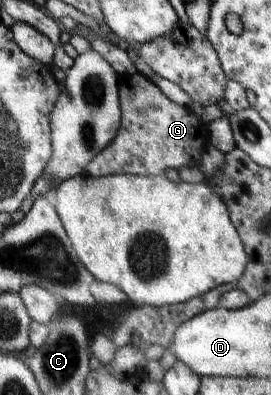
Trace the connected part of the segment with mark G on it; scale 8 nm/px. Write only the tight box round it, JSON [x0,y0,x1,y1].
[85,72,207,175]

